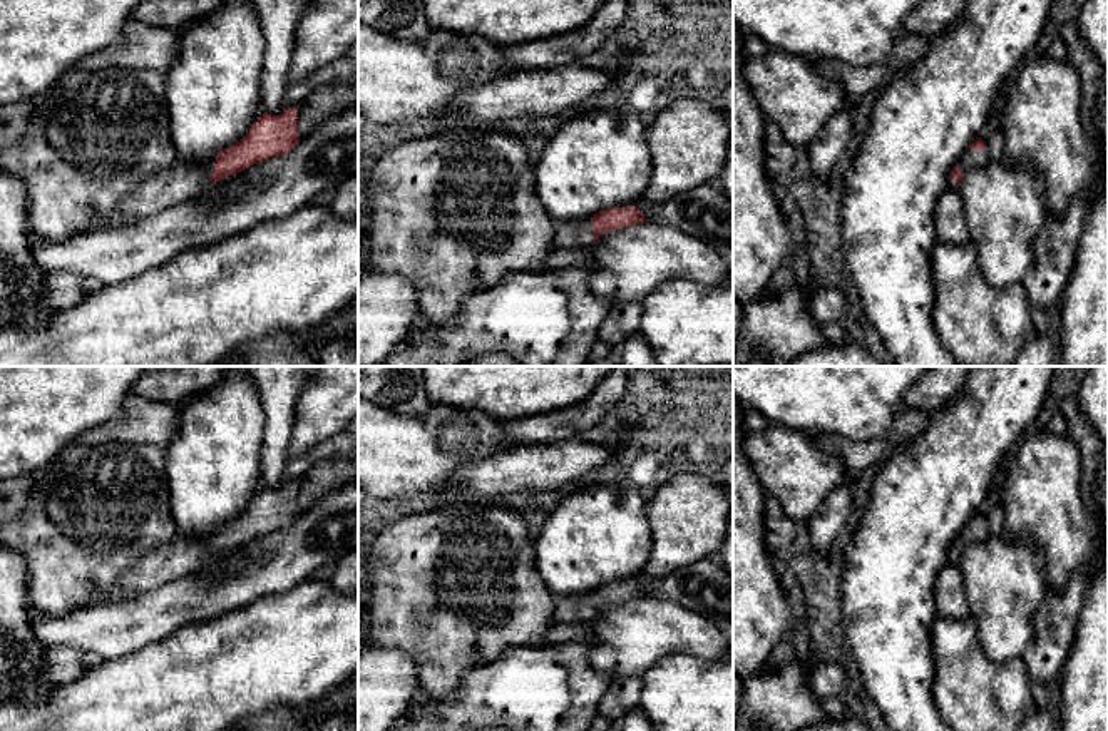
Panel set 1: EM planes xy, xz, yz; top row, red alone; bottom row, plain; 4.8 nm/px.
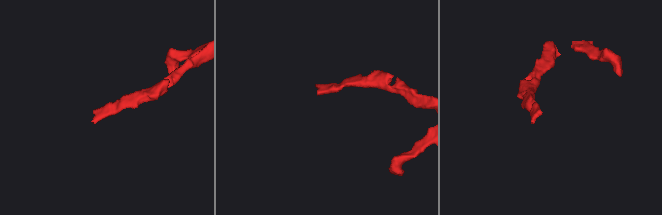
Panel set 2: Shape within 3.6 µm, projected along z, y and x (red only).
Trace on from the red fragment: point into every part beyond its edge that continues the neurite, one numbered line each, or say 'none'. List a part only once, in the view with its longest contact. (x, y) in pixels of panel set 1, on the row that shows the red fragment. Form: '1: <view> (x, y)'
1: xy (183, 181)

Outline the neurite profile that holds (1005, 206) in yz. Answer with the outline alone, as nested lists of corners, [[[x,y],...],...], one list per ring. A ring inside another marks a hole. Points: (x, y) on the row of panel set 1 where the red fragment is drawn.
[[[989,161],[964,176],[959,192],[969,239],[976,244],[977,264],[986,281],[998,289],[1023,281],[1033,266],[1038,234],[1048,214],[1041,172],[1024,161],[1014,166]]]

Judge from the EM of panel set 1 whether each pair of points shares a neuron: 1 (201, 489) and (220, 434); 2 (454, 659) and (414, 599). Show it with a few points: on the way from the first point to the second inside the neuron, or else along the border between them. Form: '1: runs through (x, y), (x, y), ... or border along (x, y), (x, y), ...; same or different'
1: runs through (210, 475), (210, 447); same
2: runs through (446, 644), (446, 631), (429, 614); same

